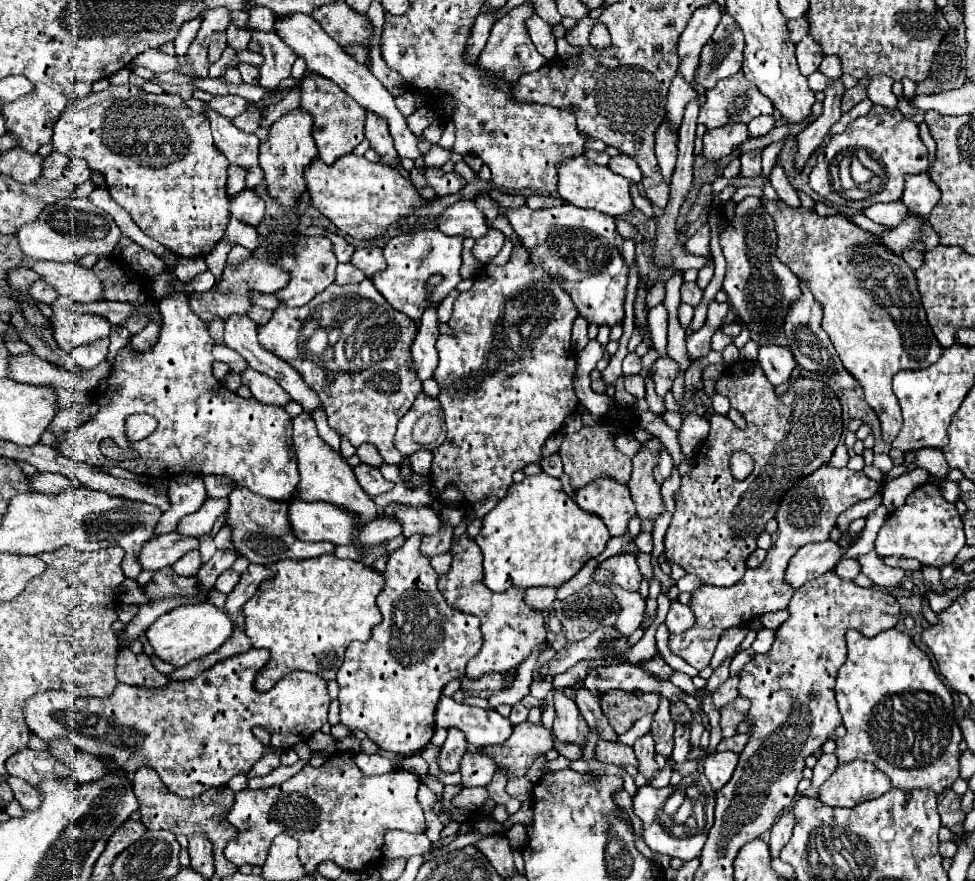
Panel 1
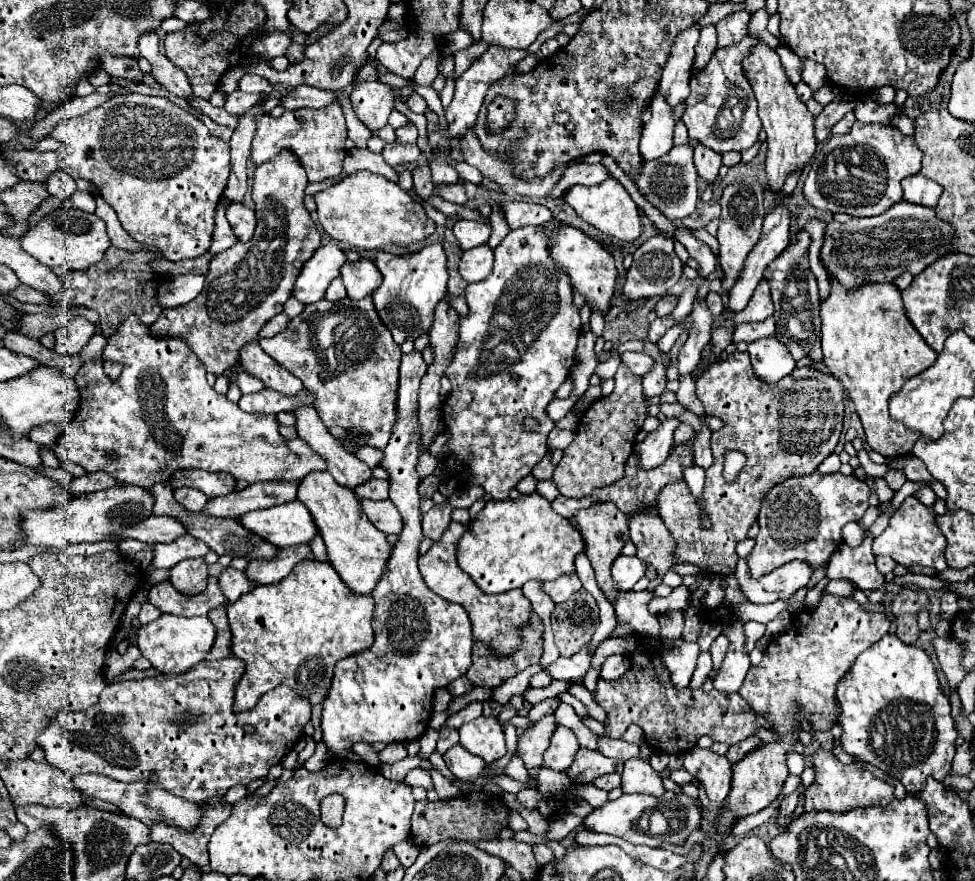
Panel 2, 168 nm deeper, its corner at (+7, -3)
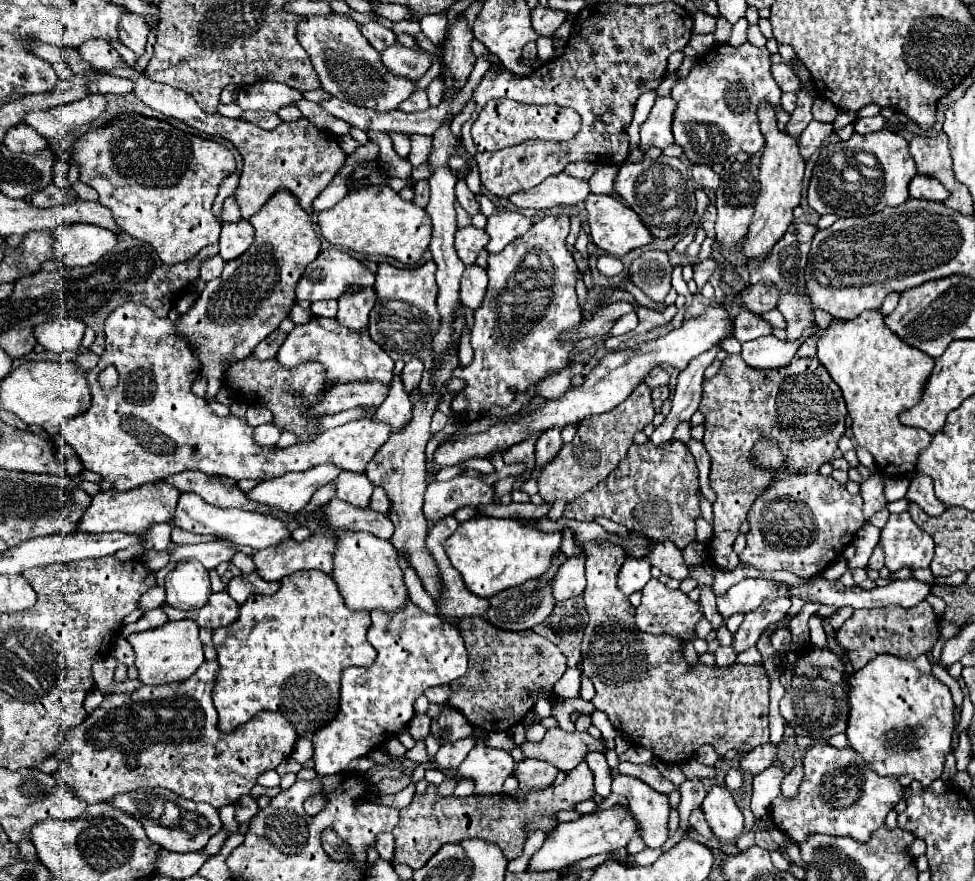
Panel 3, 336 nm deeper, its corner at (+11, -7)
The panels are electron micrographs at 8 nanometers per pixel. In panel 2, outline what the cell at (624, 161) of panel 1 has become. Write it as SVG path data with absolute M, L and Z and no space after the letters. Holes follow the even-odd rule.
M587 162L571 164L571 166L563 172L563 176L561 176L559 184L555 186L555 190L551 192L551 198L563 196L563 192L569 190L571 186L575 186L575 184L591 186L591 184L599 184L599 182L603 182L603 180L607 180L607 178L611 178L611 174L609 174L609 170L607 170L601 162L599 162L599 164L587 164Z

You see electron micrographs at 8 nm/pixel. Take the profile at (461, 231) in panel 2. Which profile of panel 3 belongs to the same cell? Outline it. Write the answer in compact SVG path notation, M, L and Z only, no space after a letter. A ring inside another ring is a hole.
M467 226L467 228L459 228L455 234L455 250L457 256L461 258L461 262L465 266L475 264L477 254L485 248L485 244L489 242L489 236L485 230L479 230L475 226Z

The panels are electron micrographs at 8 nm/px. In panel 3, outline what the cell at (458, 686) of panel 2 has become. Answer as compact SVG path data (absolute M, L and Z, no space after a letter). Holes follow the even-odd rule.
M435 686L435 688L425 690L427 700L433 702L433 704L445 704L449 700L449 694L451 694L449 686Z

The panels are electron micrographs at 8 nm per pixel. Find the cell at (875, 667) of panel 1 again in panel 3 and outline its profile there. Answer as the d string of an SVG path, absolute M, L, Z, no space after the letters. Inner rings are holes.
M881 654L879 658L867 662L867 666L863 666L861 670L853 672L849 676L849 684L851 712L847 738L851 748L857 750L879 776L895 776L903 786L909 786L913 780L929 786L933 780L937 780L943 772L945 756L951 752L955 702L949 688L933 676L927 656L919 656L917 660L905 660Z

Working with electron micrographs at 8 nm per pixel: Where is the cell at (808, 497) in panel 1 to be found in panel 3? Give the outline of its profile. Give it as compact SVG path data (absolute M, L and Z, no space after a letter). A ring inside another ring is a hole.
M769 438L755 443L751 460L757 467L771 472L773 480L749 510L747 548L739 556L741 562L767 572L787 570L801 578L817 576L841 556L853 542L857 530L865 524L861 496L849 494L843 484L819 472L779 472L783 452L777 442Z

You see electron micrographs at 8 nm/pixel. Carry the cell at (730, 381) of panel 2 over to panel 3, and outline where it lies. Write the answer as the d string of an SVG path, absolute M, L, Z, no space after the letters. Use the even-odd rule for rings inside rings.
M729 354L721 362L719 372L703 380L699 410L705 414L703 444L711 456L709 484L717 494L717 502L713 504L715 536L709 544L709 554L715 566L735 570L739 556L733 552L733 542L739 536L739 526L747 520L755 498L771 482L769 472L749 462L753 444L761 436L775 438L789 456L789 470L817 472L821 464L833 460L839 438L845 432L847 408L841 388L815 356L793 358L785 370L755 370L743 362L741 354Z

